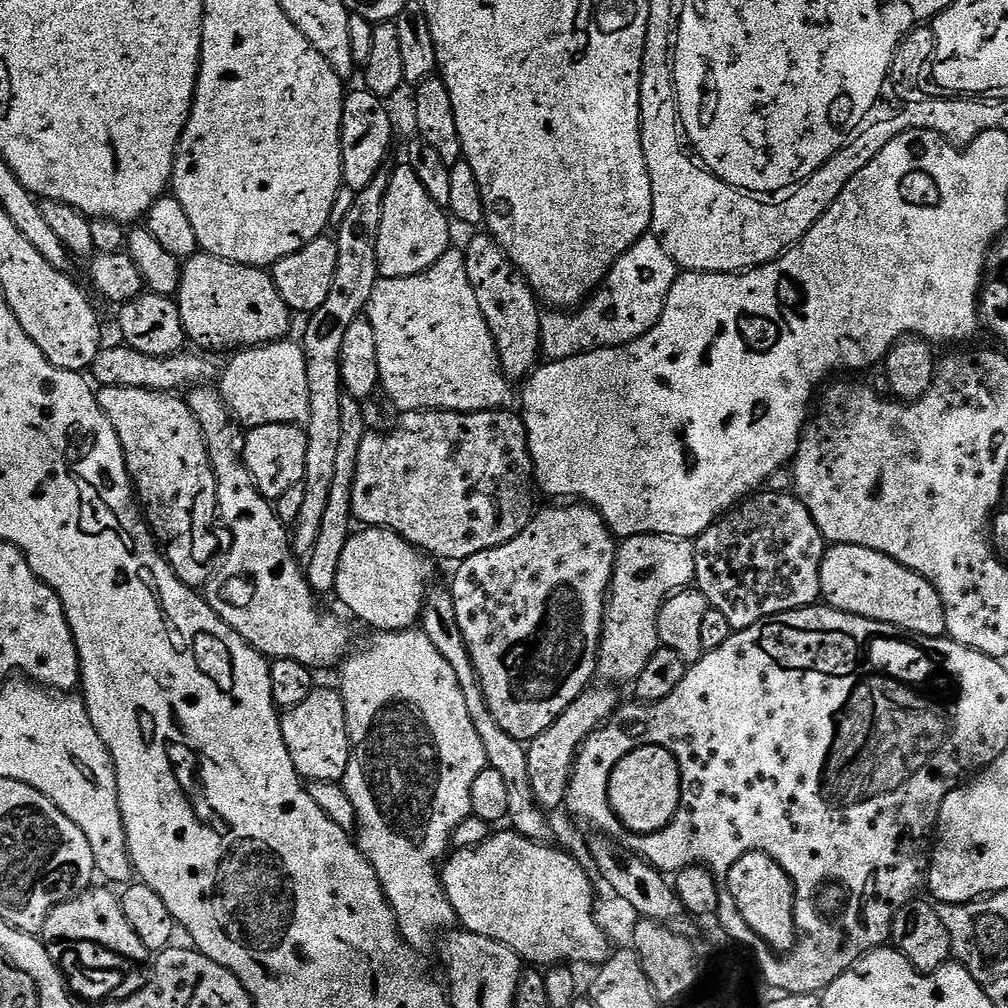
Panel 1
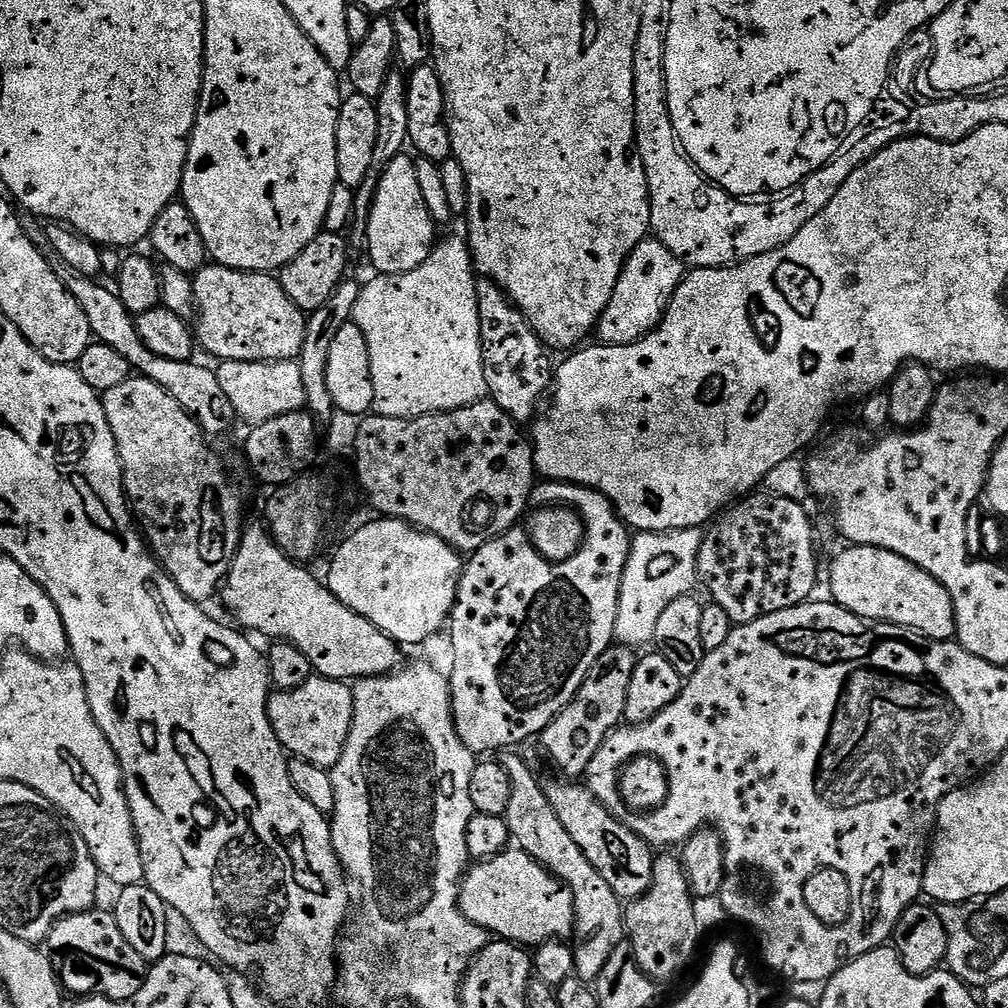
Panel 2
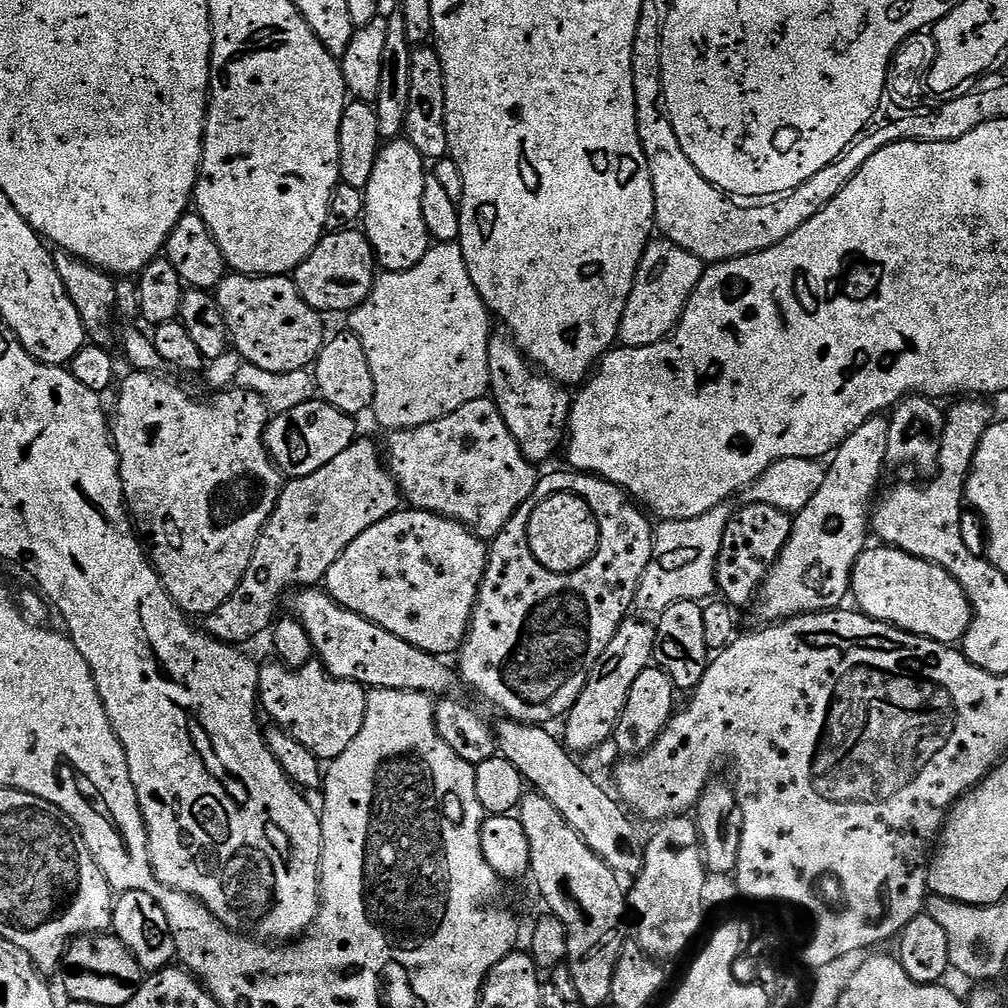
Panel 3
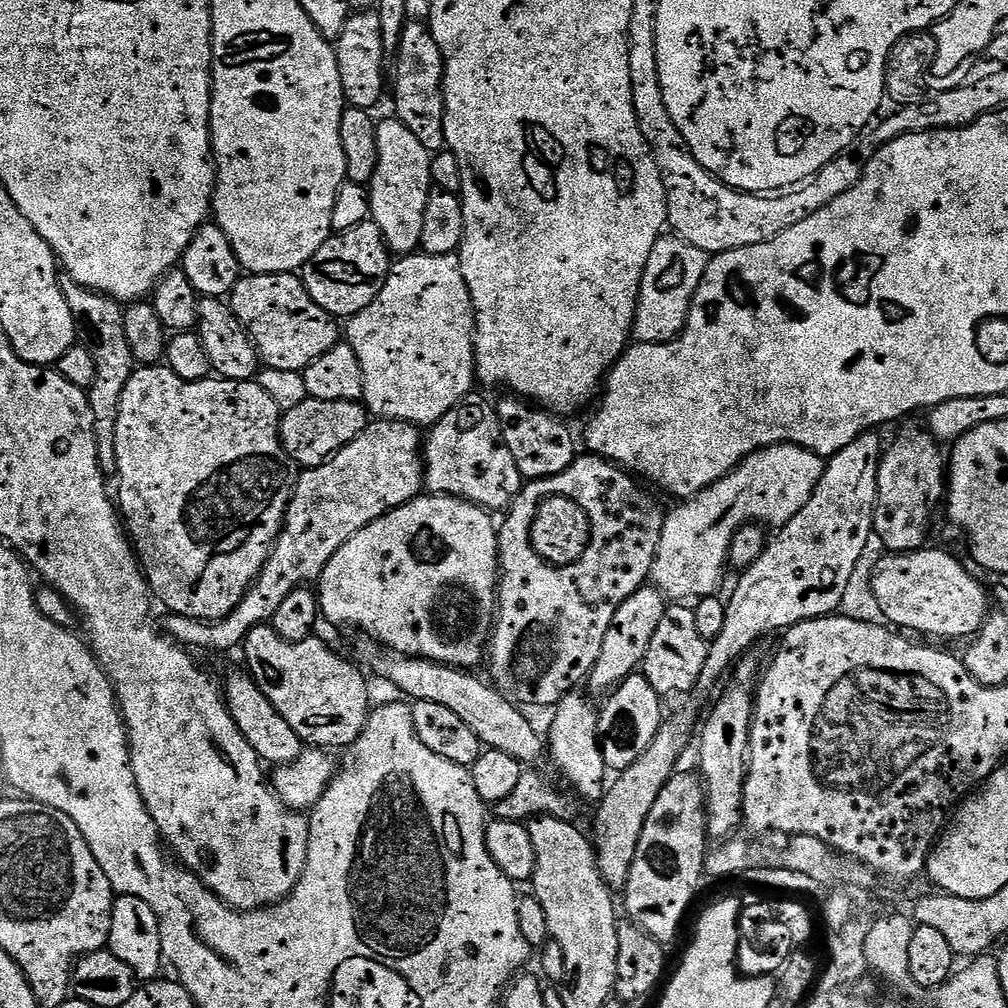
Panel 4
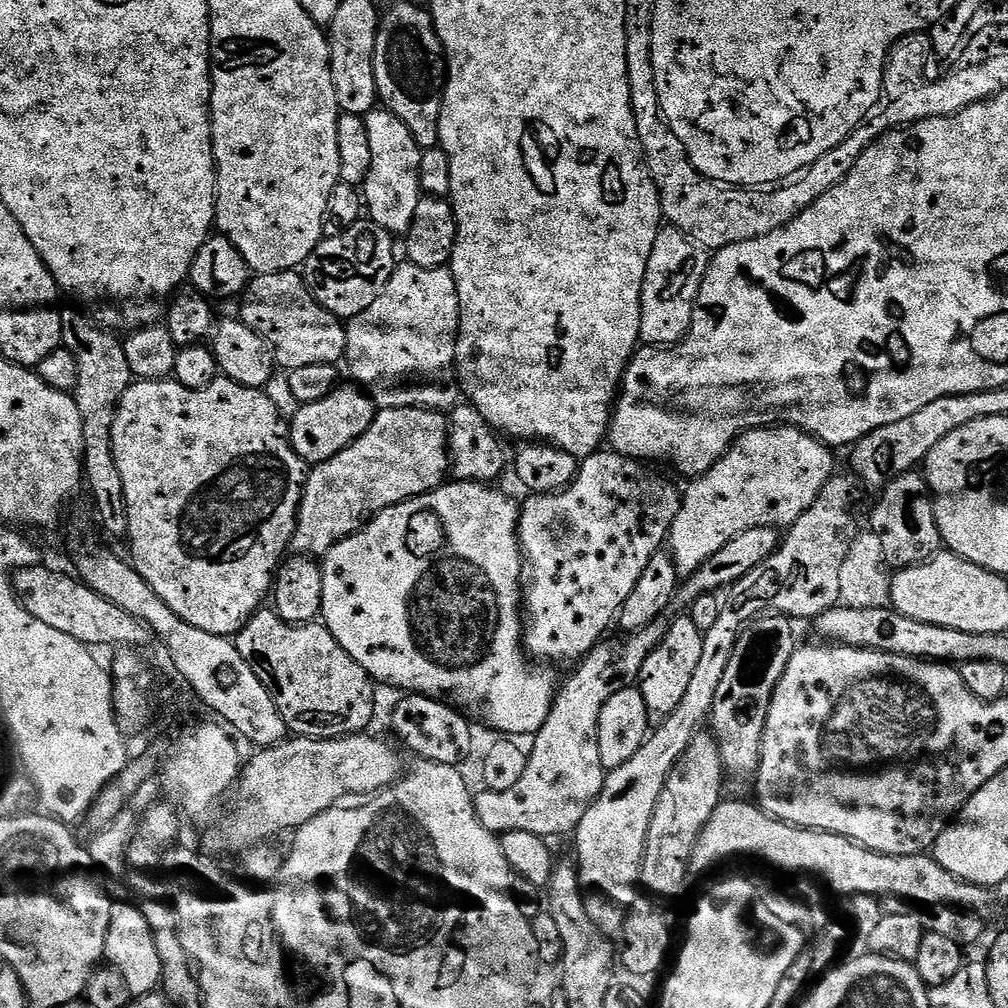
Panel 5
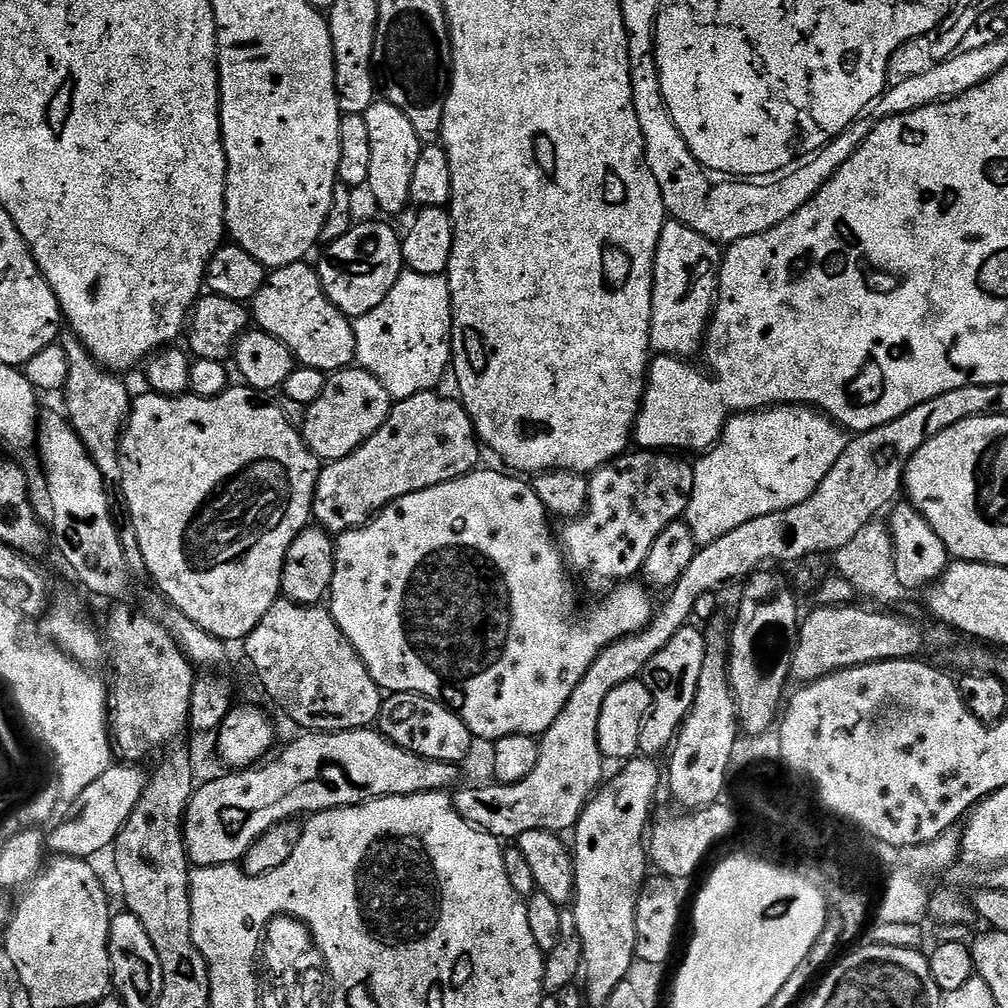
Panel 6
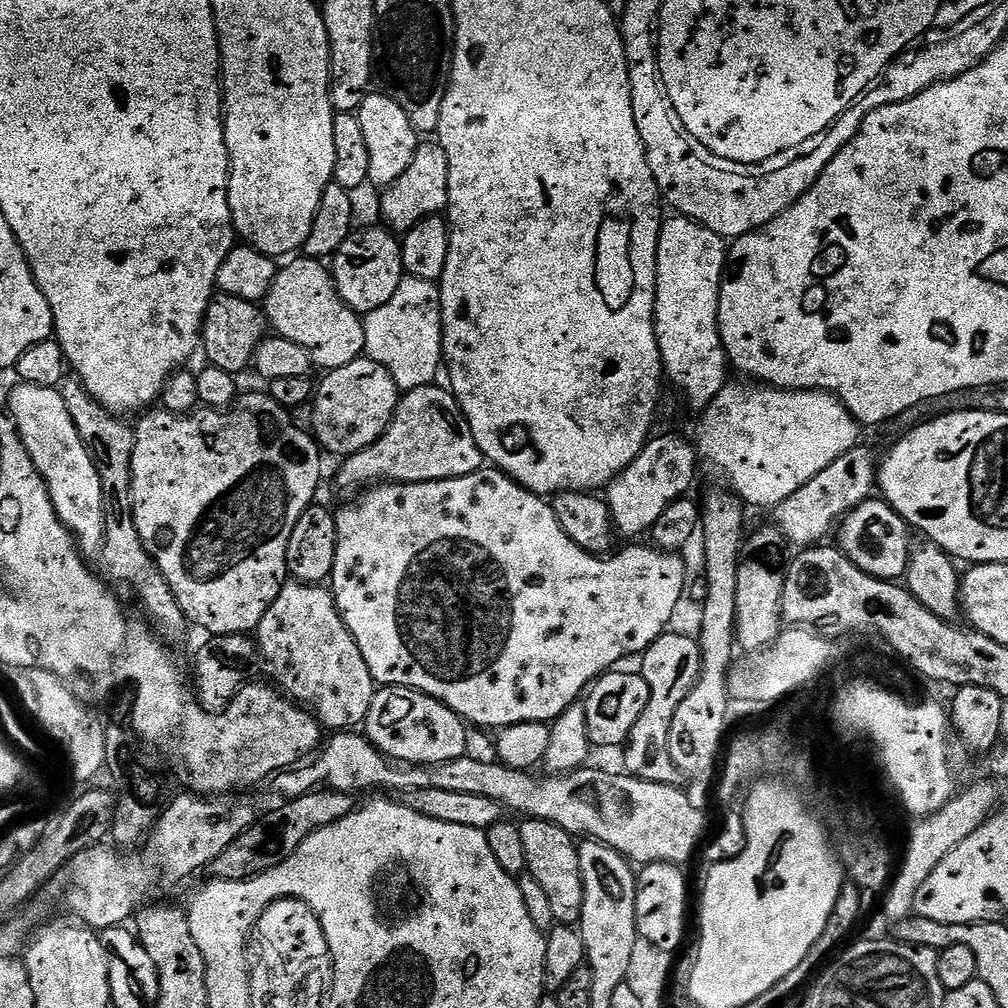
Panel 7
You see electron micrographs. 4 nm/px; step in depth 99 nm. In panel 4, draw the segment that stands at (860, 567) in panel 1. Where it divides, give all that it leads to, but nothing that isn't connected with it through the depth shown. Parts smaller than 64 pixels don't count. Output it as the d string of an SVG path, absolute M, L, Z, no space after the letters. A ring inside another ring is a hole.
M925 546L918 552L884 554L880 561L875 561L872 588L884 619L897 629L941 636L944 640L975 637L990 615L988 592L964 569L962 561L932 547Z

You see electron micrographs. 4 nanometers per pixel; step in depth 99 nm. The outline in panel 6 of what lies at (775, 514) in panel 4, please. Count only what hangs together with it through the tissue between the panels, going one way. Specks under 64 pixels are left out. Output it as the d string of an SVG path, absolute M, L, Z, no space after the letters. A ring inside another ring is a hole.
M782 404L754 412L737 412L724 422L720 443L708 449L695 461L694 490L688 499L686 523L690 526L697 545L718 542L722 534L738 530L742 522L762 518L766 514L784 512L790 506L798 506L818 490L822 478L830 474L834 462L842 458L849 433L839 424L828 419L817 409L798 404Z

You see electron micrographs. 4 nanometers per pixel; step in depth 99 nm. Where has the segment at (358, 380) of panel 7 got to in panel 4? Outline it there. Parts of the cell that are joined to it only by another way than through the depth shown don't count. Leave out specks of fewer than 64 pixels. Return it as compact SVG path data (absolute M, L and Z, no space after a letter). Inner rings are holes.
M304 398L301 404L285 411L280 418L280 446L289 461L301 469L317 468L326 463L338 450L342 450L370 423L370 413L363 403L354 400L326 402Z

